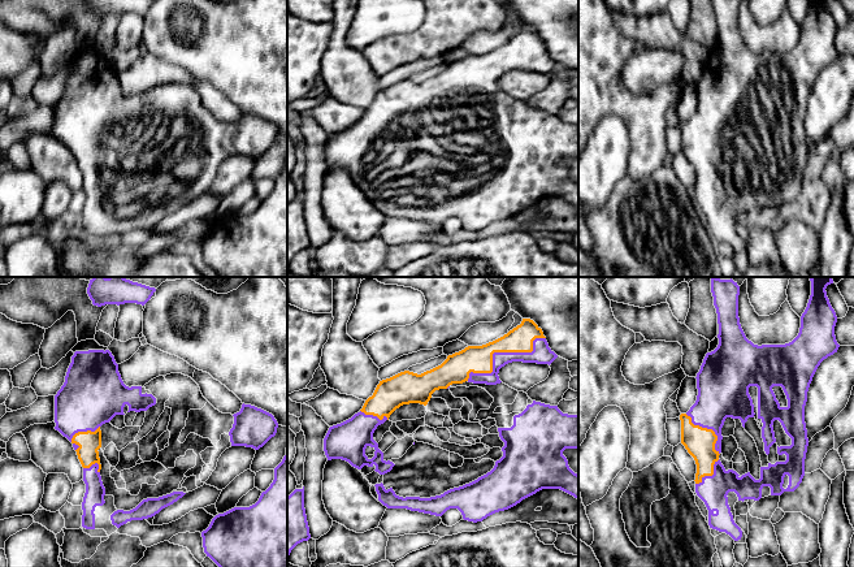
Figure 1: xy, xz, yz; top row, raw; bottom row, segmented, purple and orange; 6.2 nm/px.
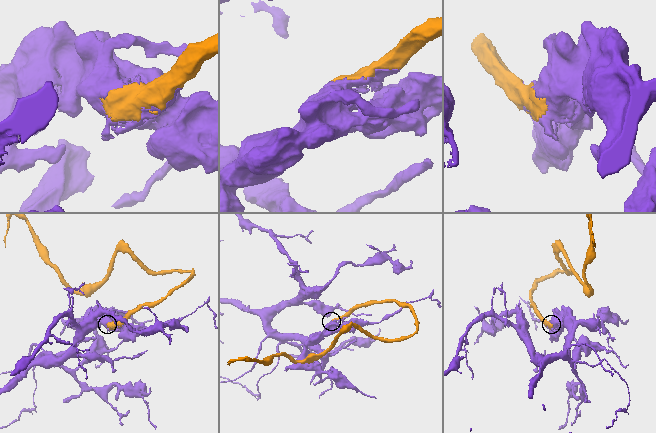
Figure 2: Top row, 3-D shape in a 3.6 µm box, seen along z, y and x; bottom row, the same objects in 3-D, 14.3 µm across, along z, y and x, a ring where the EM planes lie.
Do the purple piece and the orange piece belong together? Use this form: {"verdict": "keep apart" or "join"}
{"verdict": "join"}

